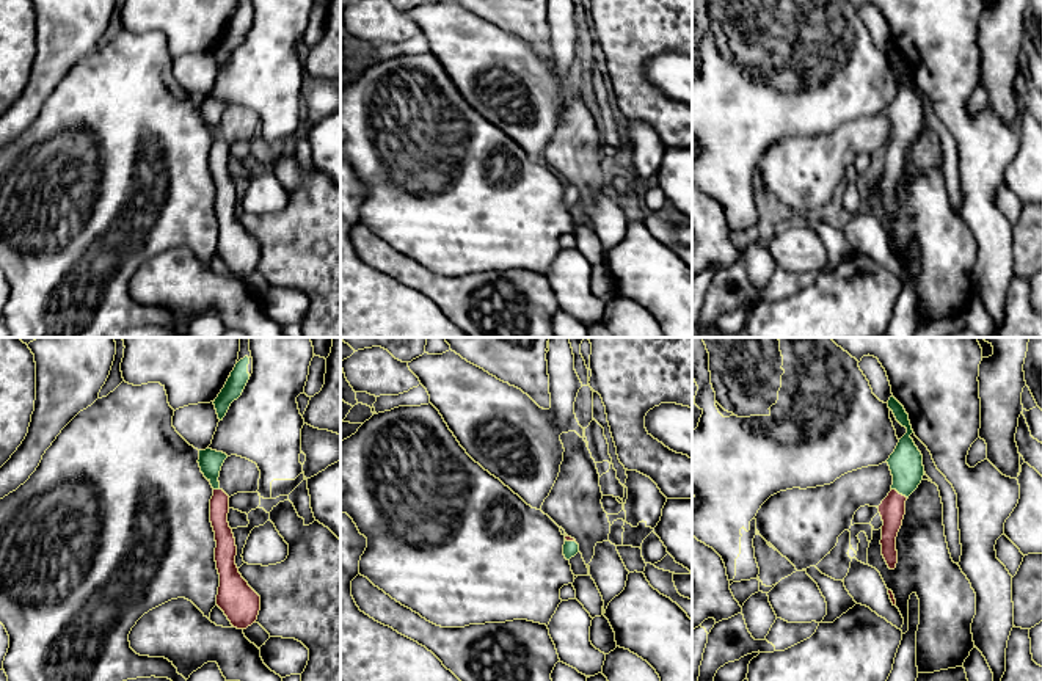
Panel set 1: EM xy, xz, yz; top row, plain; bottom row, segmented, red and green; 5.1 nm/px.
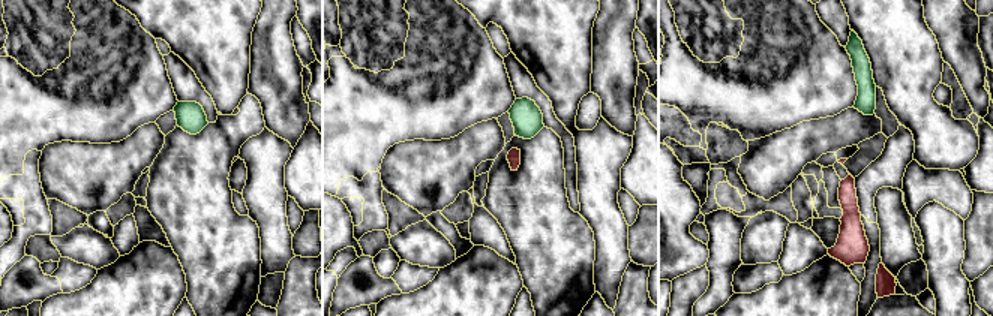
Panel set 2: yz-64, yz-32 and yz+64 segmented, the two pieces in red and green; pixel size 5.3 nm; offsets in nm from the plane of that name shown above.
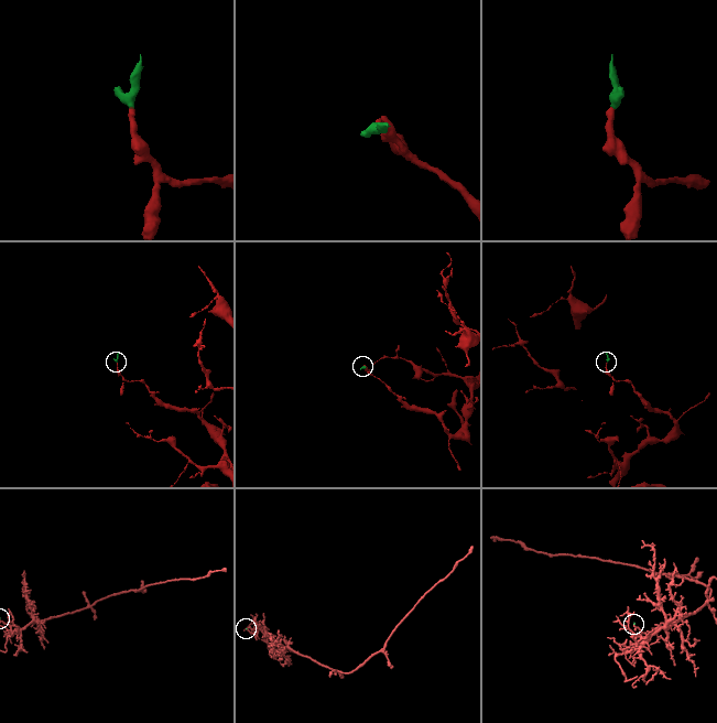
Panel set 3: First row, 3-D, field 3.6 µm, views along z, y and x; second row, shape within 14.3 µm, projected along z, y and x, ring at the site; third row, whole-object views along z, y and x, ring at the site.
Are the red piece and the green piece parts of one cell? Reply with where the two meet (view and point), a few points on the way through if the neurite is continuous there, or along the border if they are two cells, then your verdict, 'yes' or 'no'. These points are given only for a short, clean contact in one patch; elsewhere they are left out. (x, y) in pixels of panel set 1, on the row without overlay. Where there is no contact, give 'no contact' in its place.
meets red in yz at (898, 142); runs through yz (892, 157), (898, 142), (906, 129), (906, 112); yes

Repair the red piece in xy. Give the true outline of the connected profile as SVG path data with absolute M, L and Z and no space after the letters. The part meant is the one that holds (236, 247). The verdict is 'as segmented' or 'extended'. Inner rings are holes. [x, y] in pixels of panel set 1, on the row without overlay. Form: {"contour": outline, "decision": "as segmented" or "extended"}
{"contour": "M212 97L199 99L199 116L213 137L210 147L210 171L215 180L215 210L220 223L217 254L231 273L246 278L256 271L260 259L260 245L248 234L235 213L237 195L228 171L229 144L220 137L220 119L226 102Z", "decision": "extended"}

